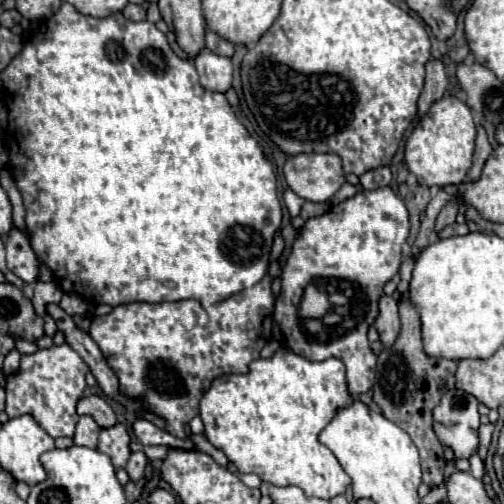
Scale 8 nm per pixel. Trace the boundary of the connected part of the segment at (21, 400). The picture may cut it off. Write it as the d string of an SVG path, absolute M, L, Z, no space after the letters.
M53 345L51 349L39 349L35 355L23 355L19 373L7 379L7 403L5 413L9 417L31 415L53 439L73 437L79 415L75 411L77 401L85 391L87 367L83 359L67 345Z

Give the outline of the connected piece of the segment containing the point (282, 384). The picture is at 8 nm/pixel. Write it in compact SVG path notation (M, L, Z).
M279 349L271 359L257 359L249 363L249 371L241 375L221 375L213 379L211 387L201 399L201 421L205 425L205 437L211 445L221 449L229 463L239 473L255 473L261 481L271 485L295 485L305 491L309 497L333 499L335 495L345 493L351 479L339 465L337 457L319 443L319 433L333 419L335 411L355 401L347 393L345 383L345 365L339 359L327 361L309 361L291 351Z

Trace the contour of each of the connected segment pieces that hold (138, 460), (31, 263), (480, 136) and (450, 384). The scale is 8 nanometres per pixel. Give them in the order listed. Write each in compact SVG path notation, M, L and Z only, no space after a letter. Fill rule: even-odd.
M139 451L139 453L131 453L131 459L129 459L125 471L129 473L129 479L133 483L137 483L145 475L145 467L147 467L147 457L143 451Z
M15 225L7 233L5 249L7 249L7 267L17 277L21 277L25 283L37 283L39 259L37 259L35 251L31 249L25 233L21 233Z
M477 125L477 147L475 147L475 155L473 155L473 167L469 171L469 179L471 181L475 181L479 177L479 173L481 173L481 169L483 169L483 165L485 165L485 161L487 161L491 151L493 151L493 147L487 141L485 129L481 125Z
M407 297L399 301L399 315L401 315L401 333L395 345L391 349L385 349L377 359L373 401L381 407L383 415L389 421L399 425L411 437L411 441L419 449L423 483L435 489L445 481L443 469L447 465L447 459L443 455L443 445L433 433L431 411L437 405L437 399L441 399L441 395L445 395L447 389L455 387L457 363L447 361L447 359L427 357L421 343L421 321L415 307L409 303Z

